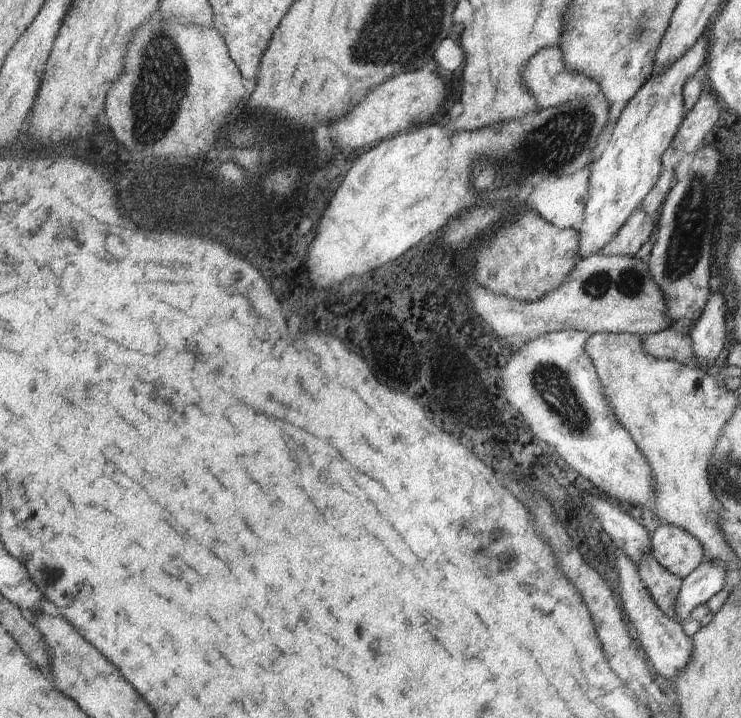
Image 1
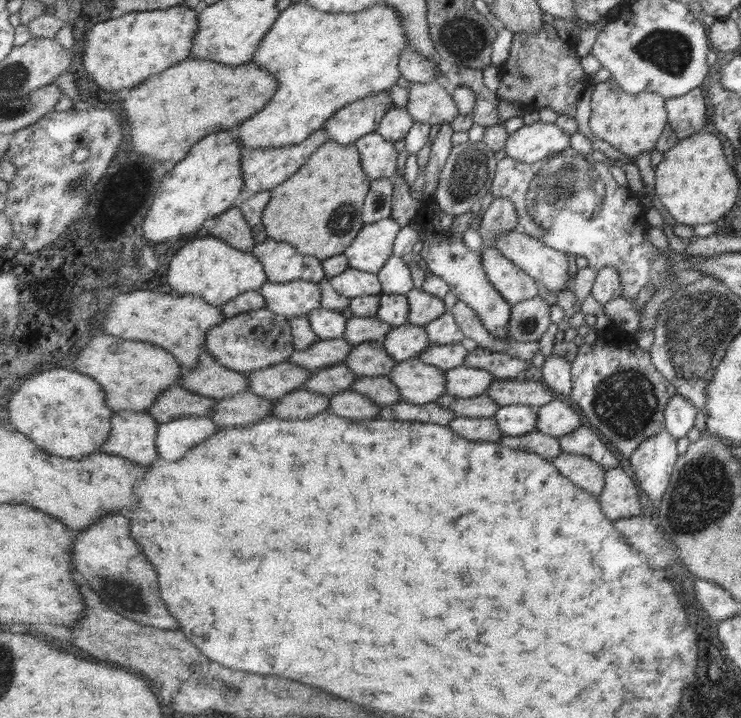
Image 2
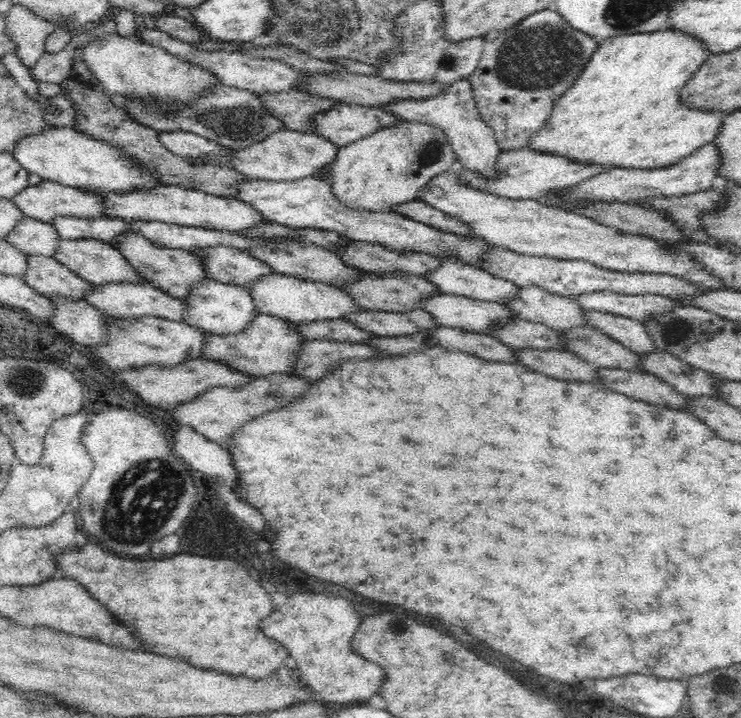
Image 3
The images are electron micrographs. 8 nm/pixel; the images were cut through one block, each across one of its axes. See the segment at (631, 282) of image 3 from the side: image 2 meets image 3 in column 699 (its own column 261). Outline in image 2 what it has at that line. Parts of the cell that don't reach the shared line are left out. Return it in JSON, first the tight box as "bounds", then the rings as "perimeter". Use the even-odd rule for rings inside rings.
{"bounds":[259,279,323,319],"perimeter":[[[303,279],[289,283],[268,282],[259,291],[266,300],[266,307],[287,319],[317,310],[323,298],[319,283]]]}

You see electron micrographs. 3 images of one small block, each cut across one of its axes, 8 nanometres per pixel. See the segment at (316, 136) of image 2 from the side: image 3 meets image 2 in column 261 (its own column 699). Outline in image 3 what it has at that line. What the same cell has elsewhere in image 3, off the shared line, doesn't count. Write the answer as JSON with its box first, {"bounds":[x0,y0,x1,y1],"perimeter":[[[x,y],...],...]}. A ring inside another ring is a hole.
{"bounds":[552,142,720,211],"perimeter":[[[712,142],[705,144],[690,156],[668,167],[653,169],[608,168],[596,174],[596,176],[590,176],[590,178],[582,180],[580,184],[562,189],[558,198],[554,198],[552,205],[564,210],[574,211],[573,208],[579,209],[599,202],[636,205],[660,197],[691,195],[712,189],[712,182],[717,177],[718,164],[720,164],[718,147]]]}

